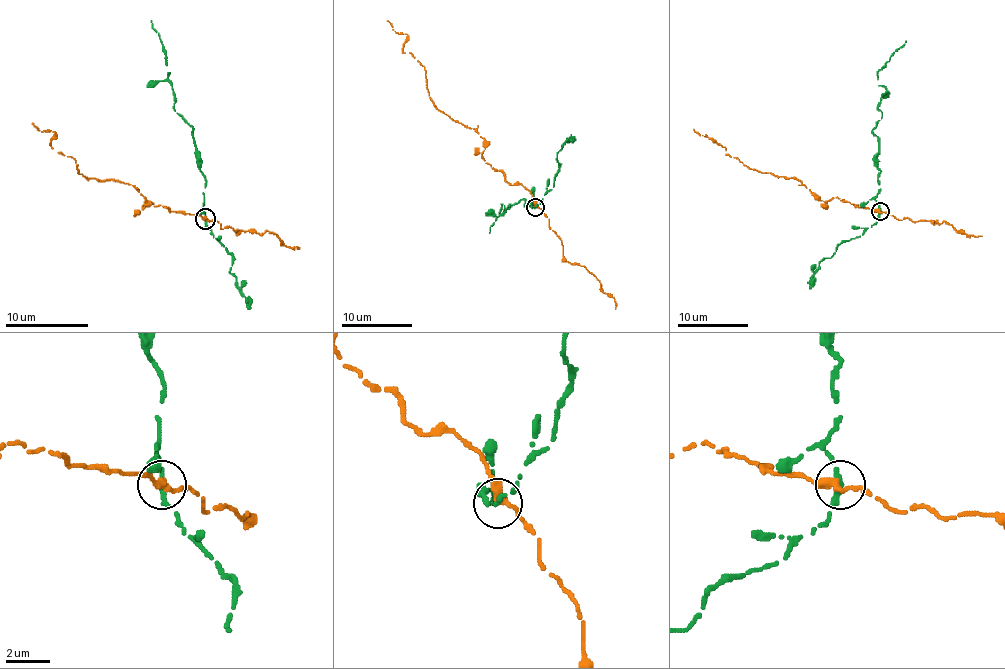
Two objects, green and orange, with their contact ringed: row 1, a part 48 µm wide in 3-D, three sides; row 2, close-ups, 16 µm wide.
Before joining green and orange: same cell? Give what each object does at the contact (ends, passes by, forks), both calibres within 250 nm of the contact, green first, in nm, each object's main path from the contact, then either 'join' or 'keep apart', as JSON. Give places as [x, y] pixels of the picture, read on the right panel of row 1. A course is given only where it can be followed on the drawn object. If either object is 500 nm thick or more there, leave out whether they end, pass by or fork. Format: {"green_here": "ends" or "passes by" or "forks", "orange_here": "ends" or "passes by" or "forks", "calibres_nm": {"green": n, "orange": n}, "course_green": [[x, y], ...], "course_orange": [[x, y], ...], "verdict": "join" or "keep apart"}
{"green_here": "ends", "orange_here": "passes by", "calibres_nm": {"green": 300, "orange": 320}, "course_green": [[880, 210], [878, 137], [873, 130], [882, 116], [878, 102], [885, 88], [878, 86], [878, 72], [906, 41]], "course_orange": [[880, 210], [857, 207], [839, 198], [819, 200], [794, 177], [777, 177], [743, 164], [693, 129]], "verdict": "keep apart"}

